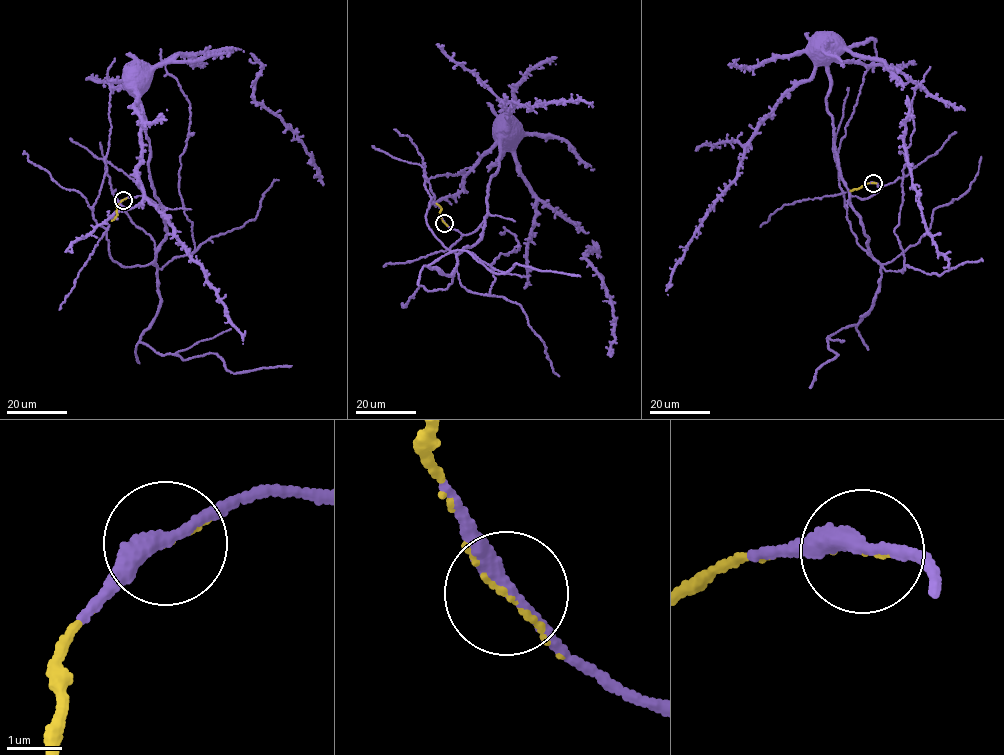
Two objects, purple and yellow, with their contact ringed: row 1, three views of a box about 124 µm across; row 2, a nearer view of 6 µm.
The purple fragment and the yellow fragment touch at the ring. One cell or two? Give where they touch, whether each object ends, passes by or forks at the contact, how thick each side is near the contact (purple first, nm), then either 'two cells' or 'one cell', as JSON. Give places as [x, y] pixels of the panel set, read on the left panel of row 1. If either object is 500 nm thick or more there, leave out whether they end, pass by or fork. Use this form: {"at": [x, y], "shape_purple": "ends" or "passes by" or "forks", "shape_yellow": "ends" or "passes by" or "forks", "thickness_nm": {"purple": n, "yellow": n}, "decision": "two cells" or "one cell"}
{"at": [123, 200], "shape_purple": "passes by", "shape_yellow": "ends", "thickness_nm": {"purple": 280, "yellow": 100}, "decision": "one cell"}

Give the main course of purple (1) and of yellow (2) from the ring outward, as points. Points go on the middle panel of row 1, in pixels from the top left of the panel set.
1: (444, 223), (465, 234), (478, 227), (485, 218), (487, 192), (499, 167), (504, 128)
2: (444, 223), (440, 215), (441, 207), (436, 203)

